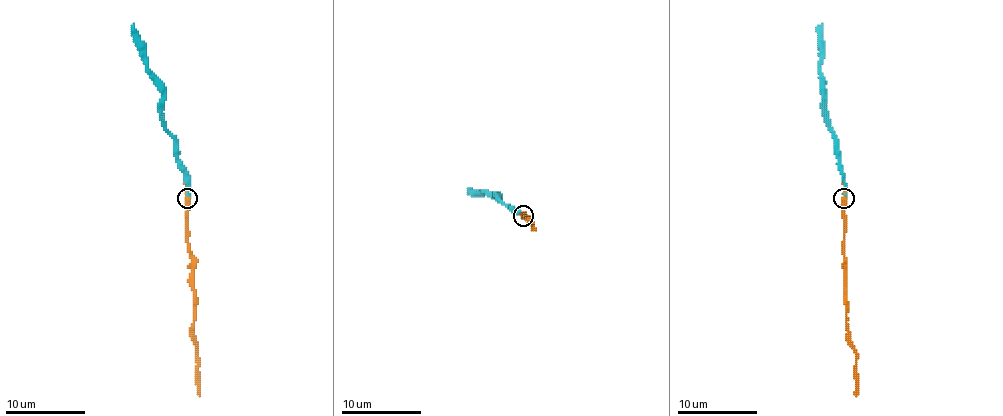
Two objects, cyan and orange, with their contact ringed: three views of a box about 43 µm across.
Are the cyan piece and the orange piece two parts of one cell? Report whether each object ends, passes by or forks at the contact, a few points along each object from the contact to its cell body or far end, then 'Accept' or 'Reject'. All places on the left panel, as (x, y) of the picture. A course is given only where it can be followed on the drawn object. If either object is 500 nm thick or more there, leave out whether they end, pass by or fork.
At the ring cyan ends. At the ring orange passes by. Course of cyan: (188, 197), (178, 139), (166, 127), (161, 111), (161, 81), (147, 67), (145, 45), (133, 23). Course of orange: (188, 197), (194, 344), (198, 354), (200, 396). Accept

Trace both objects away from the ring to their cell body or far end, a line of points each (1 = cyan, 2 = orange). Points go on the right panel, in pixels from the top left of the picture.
1: (844, 197), (838, 139), (828, 127), (824, 111), (824, 81), (820, 67), (822, 23)
2: (844, 197), (846, 328), (848, 344), (856, 354), (856, 396)

